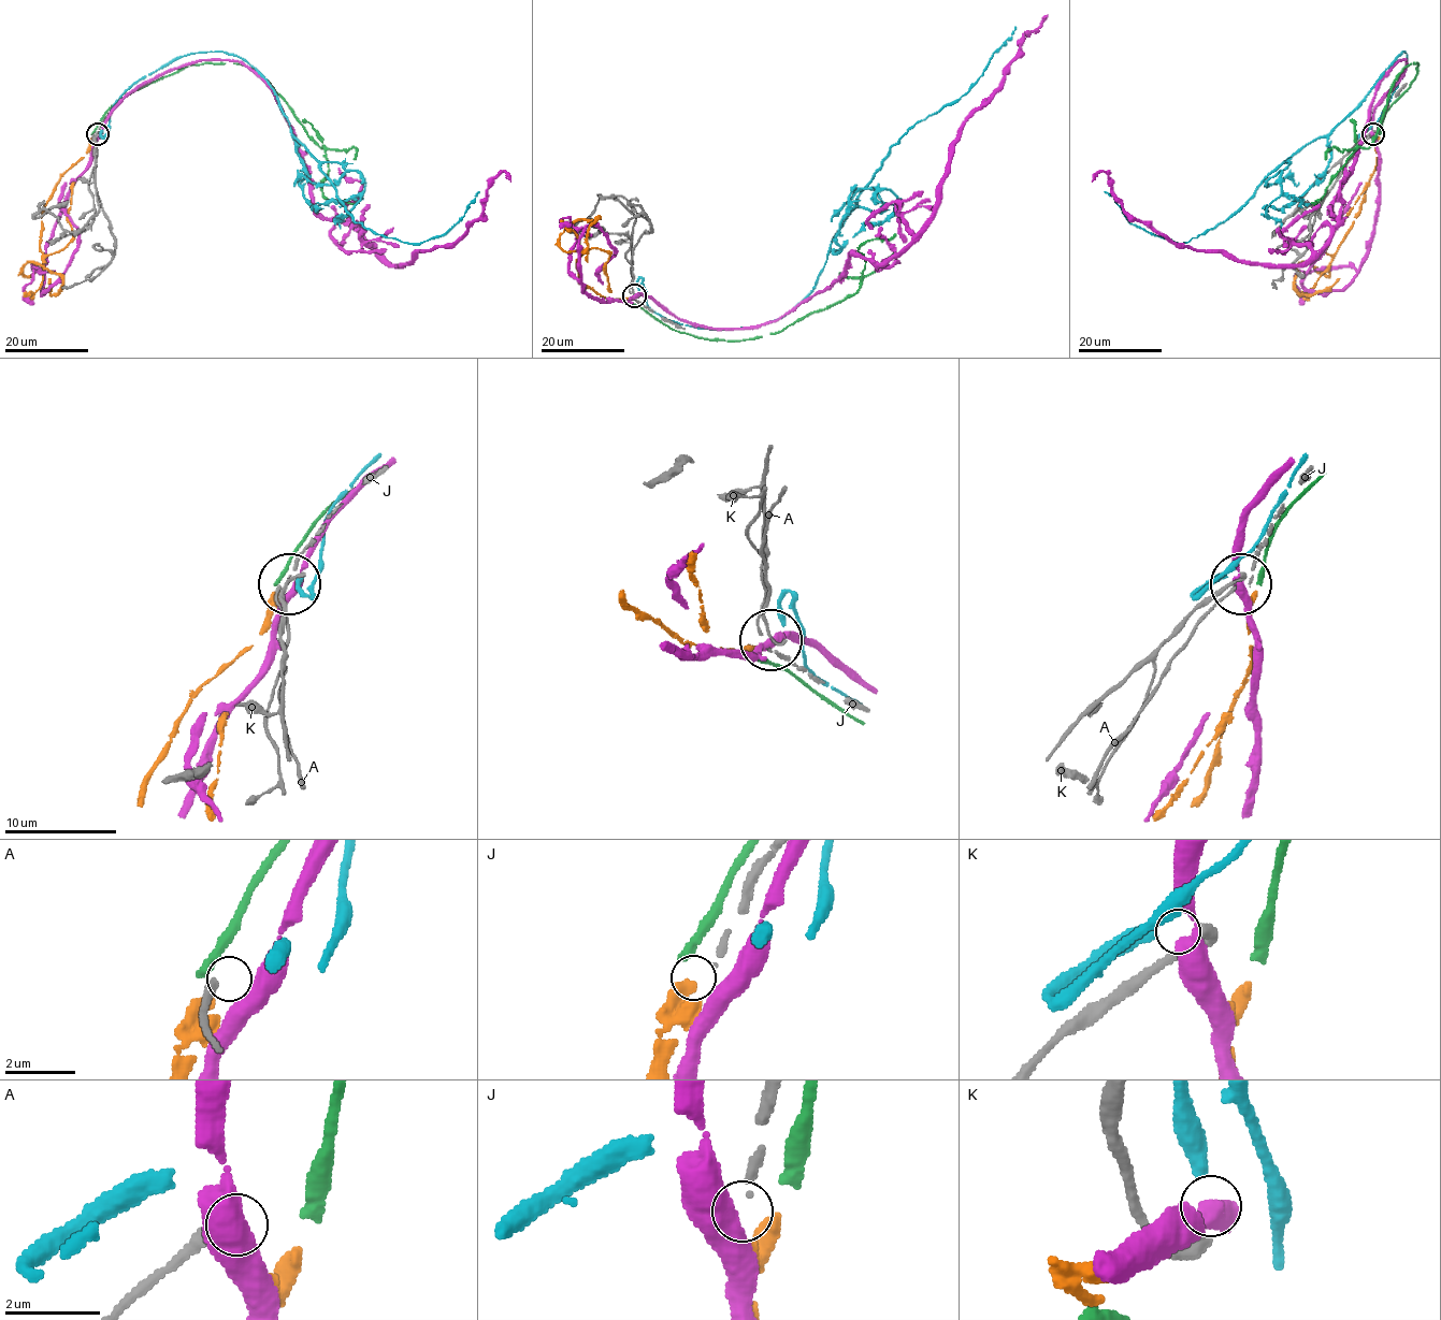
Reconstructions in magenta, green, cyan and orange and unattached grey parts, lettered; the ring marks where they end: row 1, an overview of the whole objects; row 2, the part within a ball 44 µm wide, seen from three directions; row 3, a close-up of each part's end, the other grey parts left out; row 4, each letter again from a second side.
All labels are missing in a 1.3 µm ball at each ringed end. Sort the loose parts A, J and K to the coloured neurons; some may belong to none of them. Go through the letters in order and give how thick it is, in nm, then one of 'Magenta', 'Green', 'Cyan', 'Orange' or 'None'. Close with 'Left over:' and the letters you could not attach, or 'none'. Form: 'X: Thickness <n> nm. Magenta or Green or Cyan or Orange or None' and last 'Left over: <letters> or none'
A: Thickness 240 nm. None
J: Thickness 130 nm. Orange
K: Thickness 300 nm. Cyan
Left over: A

